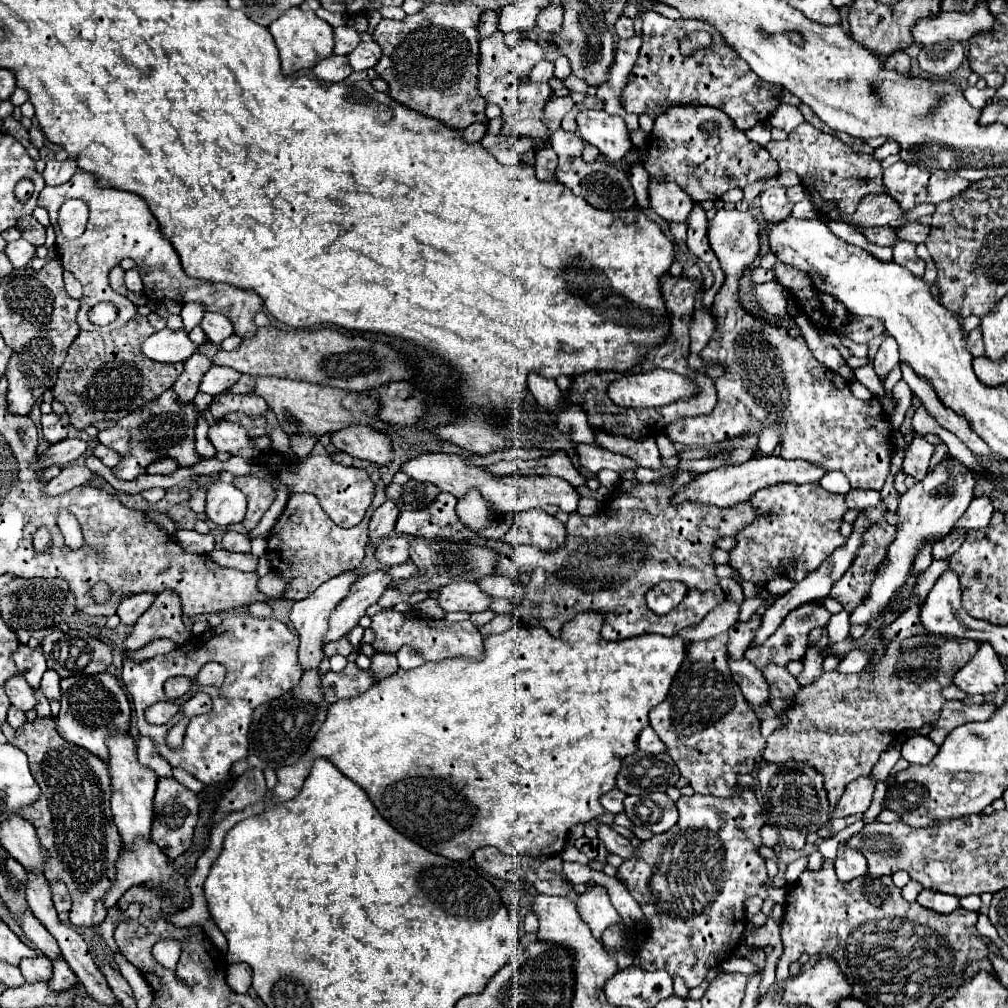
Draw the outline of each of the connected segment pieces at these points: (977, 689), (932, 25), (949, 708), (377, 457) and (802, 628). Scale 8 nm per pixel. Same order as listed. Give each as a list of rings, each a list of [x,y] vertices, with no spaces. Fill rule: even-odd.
[[[985,641],[981,643],[975,657],[953,675],[953,685],[967,695],[995,693],[1003,687],[1003,683],[1005,667],[993,647]]]
[[[979,3],[973,13],[937,13],[929,19],[919,19],[913,25],[913,43],[917,47],[939,43],[939,41],[969,41],[979,31],[993,27],[993,15],[985,3]]]
[[[947,701],[941,719],[931,727],[929,739],[937,745],[943,745],[945,737],[959,725],[965,725],[969,721],[987,721],[987,717],[993,715],[995,703],[979,703],[979,705],[965,705],[961,701]]]
[[[351,425],[337,431],[331,435],[331,441],[339,451],[345,451],[357,459],[367,459],[377,465],[393,461],[393,445],[389,437],[367,425]]]
[[[819,603],[801,605],[797,611],[791,611],[777,633],[773,633],[761,647],[749,647],[745,657],[757,667],[763,669],[771,663],[787,665],[789,661],[803,659],[807,649],[809,631],[815,627],[825,627],[829,613]]]

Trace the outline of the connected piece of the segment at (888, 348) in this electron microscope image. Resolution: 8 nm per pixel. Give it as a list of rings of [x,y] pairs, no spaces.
[[[887,337],[887,339],[881,343],[881,347],[879,347],[879,351],[877,351],[875,359],[873,359],[875,373],[879,375],[879,379],[885,379],[887,373],[889,373],[897,363],[899,363],[897,341],[895,341],[893,337]]]

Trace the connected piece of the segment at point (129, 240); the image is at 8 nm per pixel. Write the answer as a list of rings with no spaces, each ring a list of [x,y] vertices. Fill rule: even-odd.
[[[77,171],[65,185],[57,185],[57,187],[45,187],[39,193],[39,207],[47,209],[51,225],[57,233],[57,253],[59,259],[63,263],[63,267],[67,271],[71,271],[79,283],[83,285],[83,299],[81,299],[81,311],[77,315],[77,323],[81,329],[99,329],[97,325],[93,325],[89,321],[89,309],[95,307],[97,303],[109,301],[115,305],[113,301],[112,288],[109,286],[109,271],[125,257],[137,261],[135,265],[139,267],[141,279],[145,281],[145,293],[151,301],[163,301],[163,299],[173,299],[179,303],[189,303],[189,301],[199,301],[205,305],[207,311],[213,313],[221,313],[225,315],[233,327],[235,333],[241,339],[251,339],[253,333],[257,333],[257,325],[253,323],[255,313],[261,311],[263,303],[261,297],[255,291],[245,291],[245,289],[235,289],[233,285],[225,285],[225,283],[209,283],[209,281],[201,281],[201,279],[193,279],[189,277],[179,261],[179,255],[175,253],[173,245],[169,241],[163,239],[163,235],[159,233],[159,225],[155,221],[155,217],[151,215],[147,203],[135,195],[135,193],[127,193],[121,189],[101,189],[95,183],[93,175],[85,175],[85,171]],[[65,199],[83,199],[89,205],[89,223],[85,233],[79,239],[67,239],[61,235],[61,229],[57,227],[58,211],[61,203],[65,203]]]

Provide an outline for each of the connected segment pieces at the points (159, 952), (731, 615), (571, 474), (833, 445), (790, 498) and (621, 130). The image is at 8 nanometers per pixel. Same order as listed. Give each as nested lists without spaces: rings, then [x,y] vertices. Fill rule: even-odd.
[[[167,939],[167,941],[157,943],[157,945],[153,947],[153,957],[155,957],[161,965],[165,965],[165,967],[169,967],[169,969],[175,967],[175,963],[177,963],[177,959],[179,959],[179,953],[181,953],[181,943],[177,943],[175,939]]]
[[[729,599],[721,605],[715,607],[701,623],[693,625],[693,627],[685,627],[685,631],[679,631],[677,635],[683,641],[705,641],[705,639],[713,639],[715,635],[727,631],[729,627],[733,627],[737,623],[737,615],[739,615],[739,605],[731,603]]]
[[[557,451],[551,457],[541,457],[533,461],[499,461],[487,467],[487,471],[493,475],[513,475],[513,473],[523,473],[523,475],[557,475],[565,481],[569,481],[573,487],[585,485],[585,477],[577,471],[577,467],[571,463],[565,451]]]
[[[719,209],[717,215],[709,223],[709,243],[715,251],[721,269],[725,273],[725,281],[721,291],[715,297],[715,303],[711,307],[711,315],[717,323],[715,333],[711,335],[711,341],[707,347],[701,349],[699,357],[703,361],[701,373],[707,375],[707,365],[723,365],[725,373],[717,379],[713,379],[717,389],[717,405],[711,413],[699,415],[699,417],[687,417],[677,419],[667,427],[667,435],[673,443],[681,443],[689,449],[697,447],[709,447],[727,439],[735,437],[747,437],[761,433],[761,429],[773,425],[779,421],[781,433],[781,457],[783,459],[803,459],[807,463],[813,463],[825,471],[843,471],[847,479],[851,481],[853,489],[873,489],[881,491],[885,485],[885,479],[889,475],[889,461],[895,451],[893,447],[893,427],[889,421],[889,415],[883,411],[879,399],[859,401],[853,397],[849,389],[849,381],[841,375],[829,371],[823,363],[819,363],[807,343],[805,337],[791,337],[789,329],[781,329],[773,323],[767,323],[755,315],[751,315],[745,307],[739,303],[739,279],[745,271],[753,267],[753,261],[761,253],[759,245],[759,221],[753,213],[739,213],[739,211],[725,211]]]
[[[777,483],[757,491],[749,503],[757,511],[757,519],[735,535],[737,545],[729,551],[727,561],[745,581],[767,587],[773,577],[783,575],[797,583],[815,571],[837,547],[845,545],[845,537],[839,531],[843,515],[847,513],[845,495],[829,493],[821,489],[819,483]]]
[[[585,109],[575,121],[579,125],[581,139],[595,145],[611,163],[621,161],[623,155],[633,147],[627,125],[621,117],[607,115],[605,111]]]

